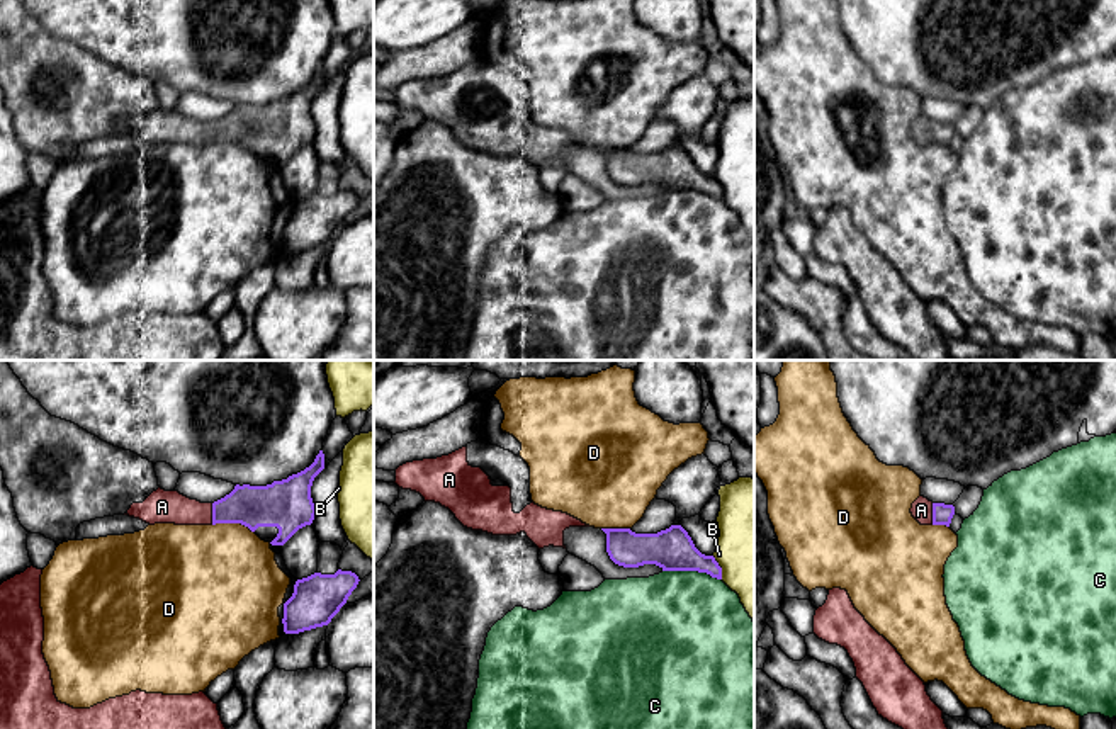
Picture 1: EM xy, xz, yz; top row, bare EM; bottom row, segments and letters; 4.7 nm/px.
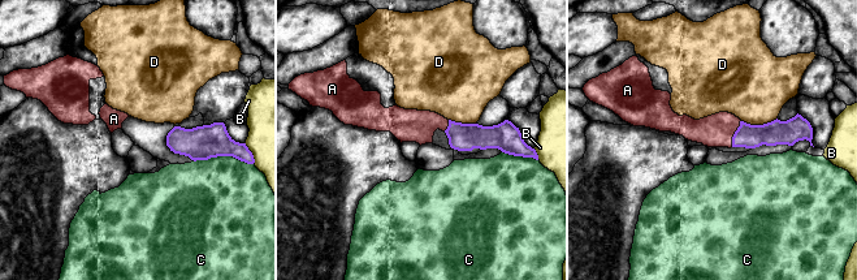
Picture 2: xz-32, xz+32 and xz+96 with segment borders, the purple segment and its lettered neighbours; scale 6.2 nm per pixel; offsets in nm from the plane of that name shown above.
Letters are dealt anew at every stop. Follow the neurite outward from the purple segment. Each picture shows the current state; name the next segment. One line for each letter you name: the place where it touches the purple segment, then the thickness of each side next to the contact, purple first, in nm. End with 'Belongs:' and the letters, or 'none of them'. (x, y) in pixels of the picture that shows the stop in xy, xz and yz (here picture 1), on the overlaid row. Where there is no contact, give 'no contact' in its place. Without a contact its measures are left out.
A: contact xy (213, 514); calibres 200 and 160 nm
Belongs: A

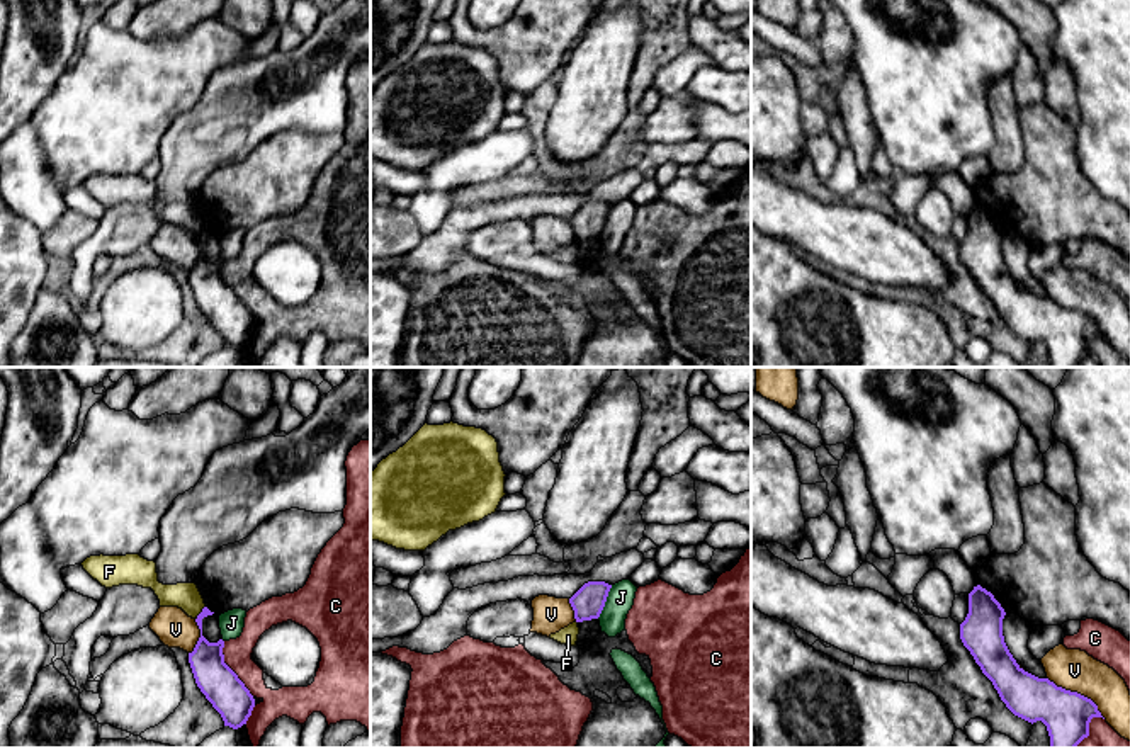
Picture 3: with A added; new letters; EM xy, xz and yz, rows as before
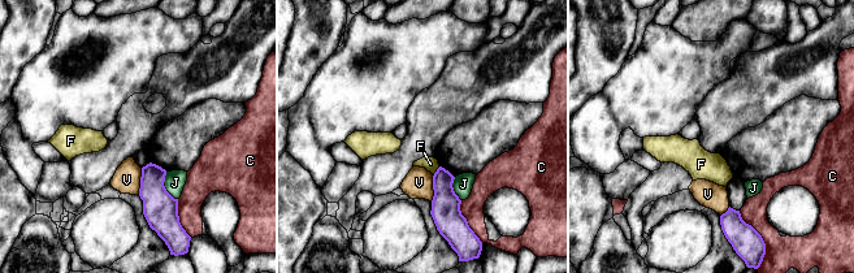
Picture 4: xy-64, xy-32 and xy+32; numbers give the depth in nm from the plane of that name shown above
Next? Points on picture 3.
Belongs: none of them

